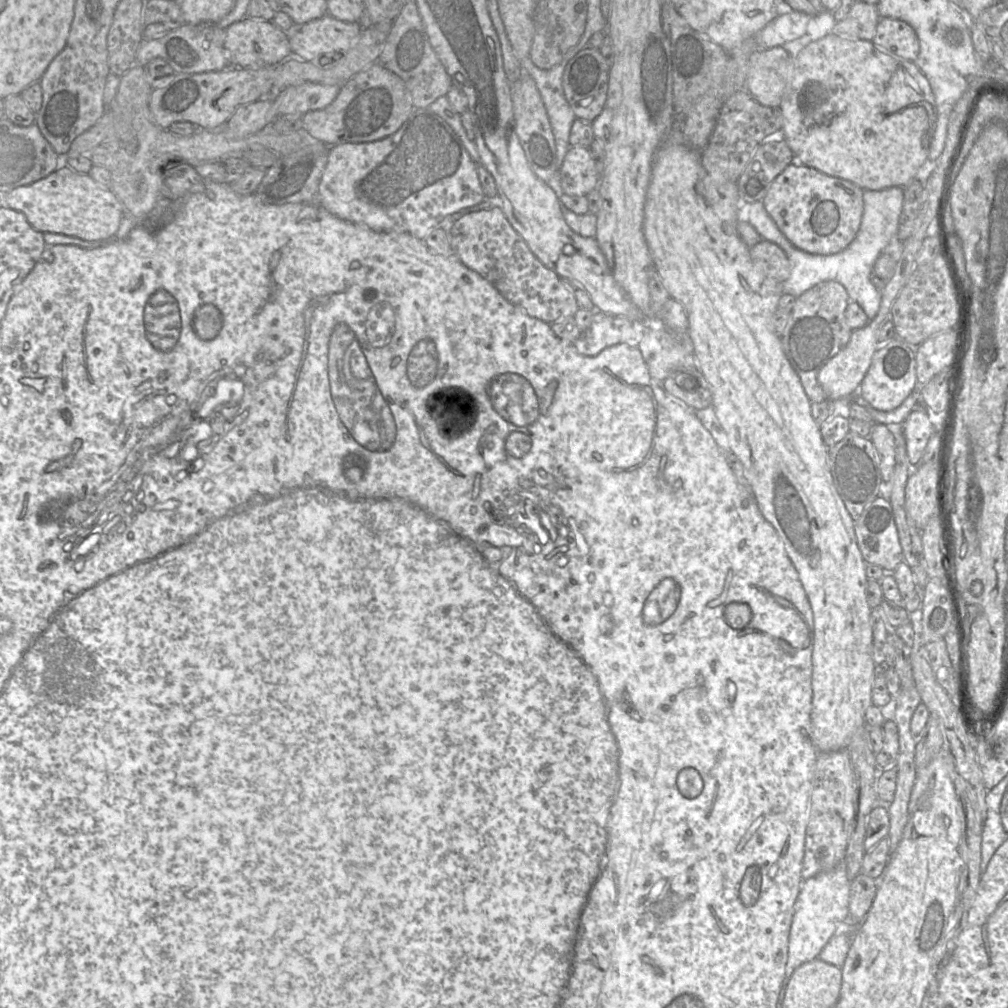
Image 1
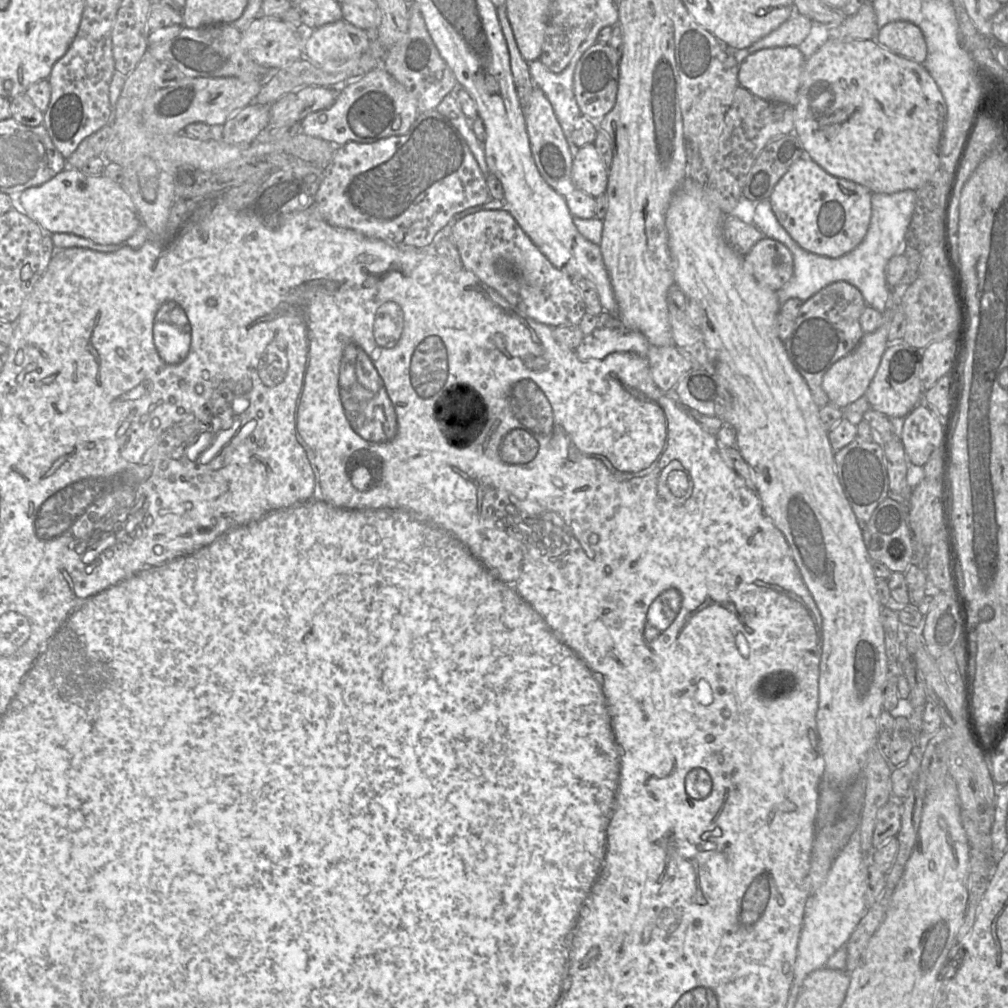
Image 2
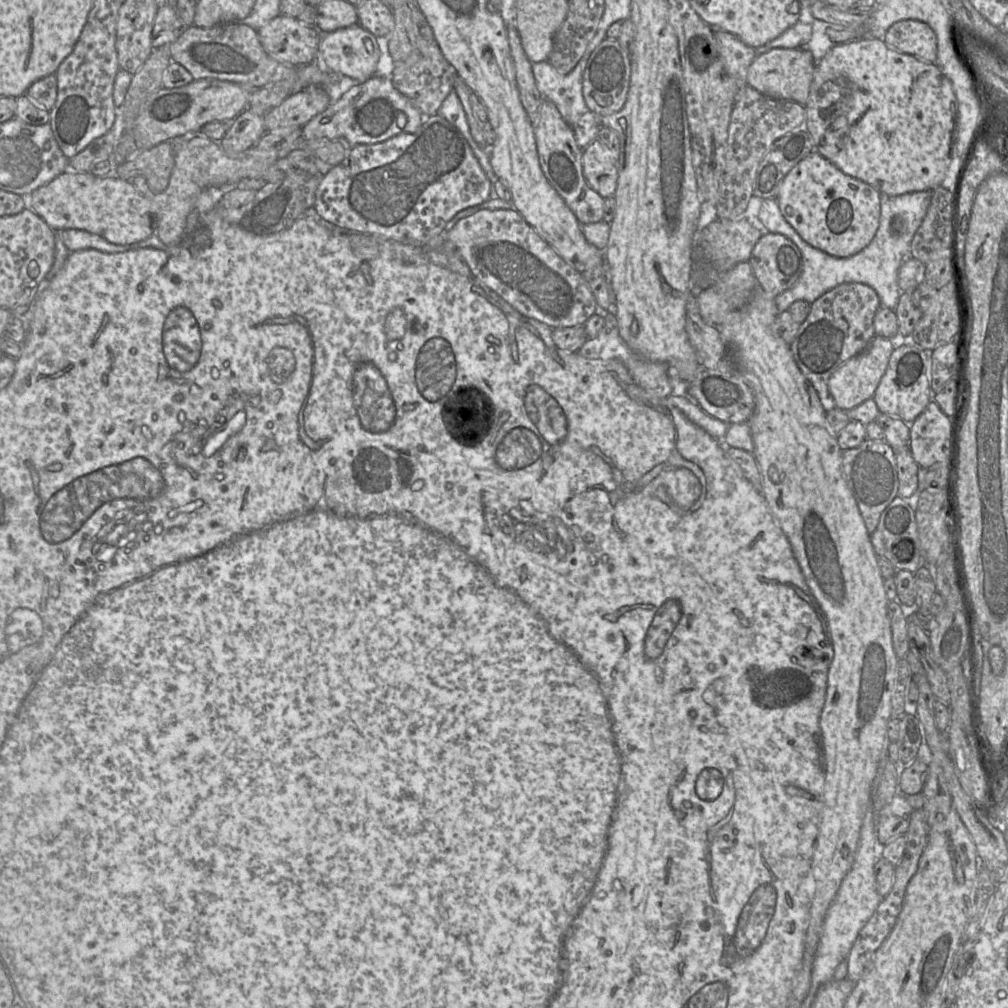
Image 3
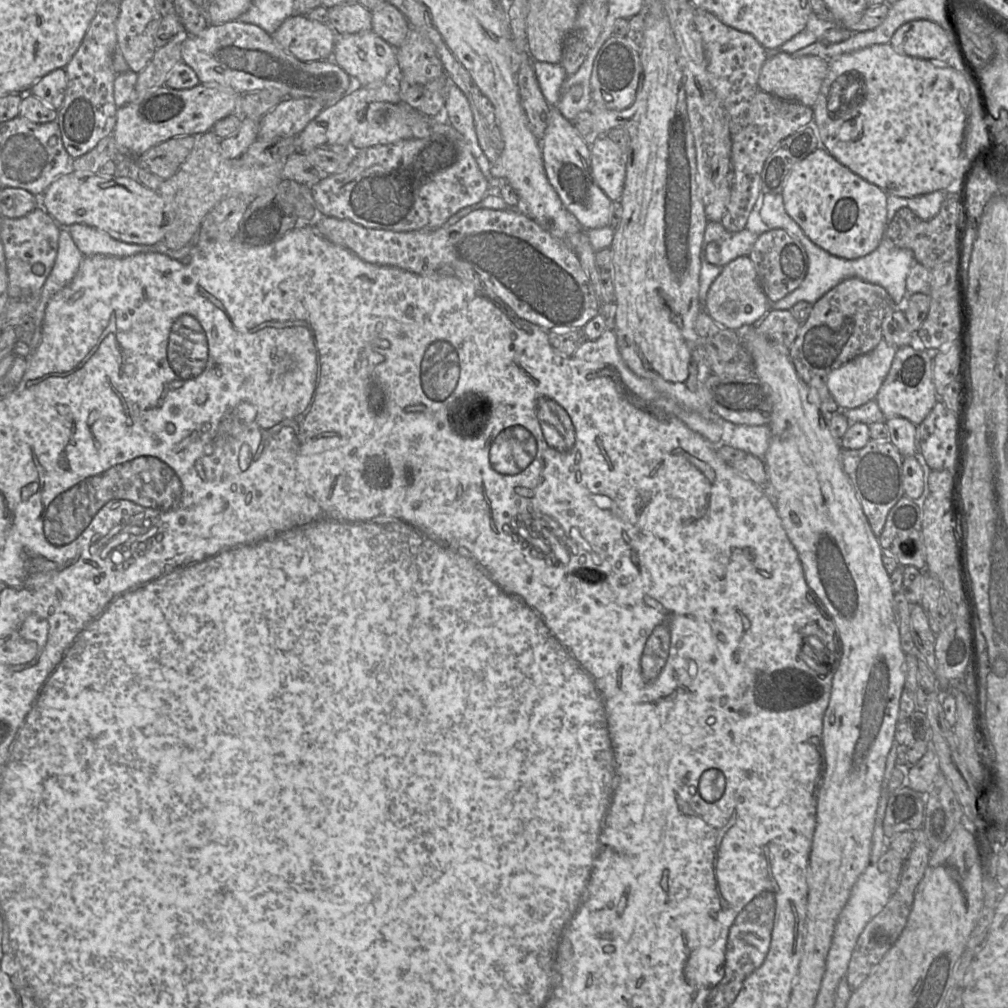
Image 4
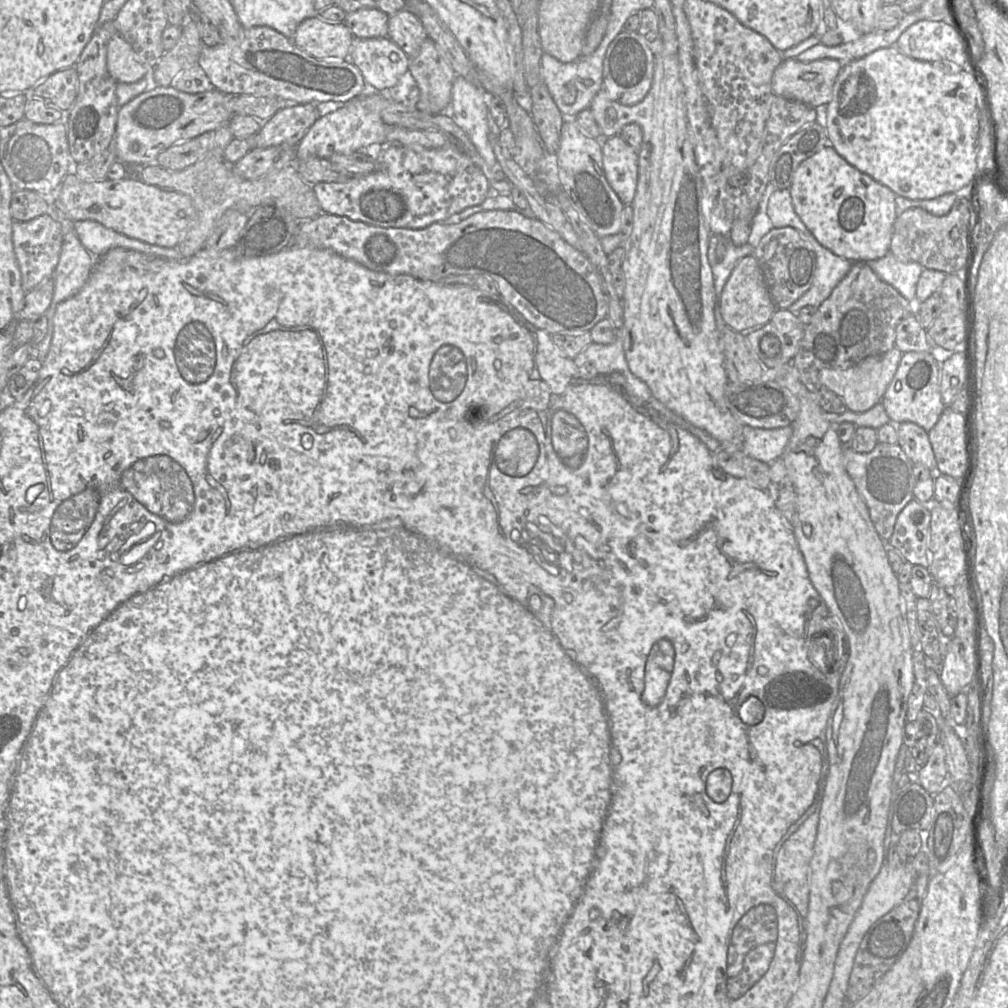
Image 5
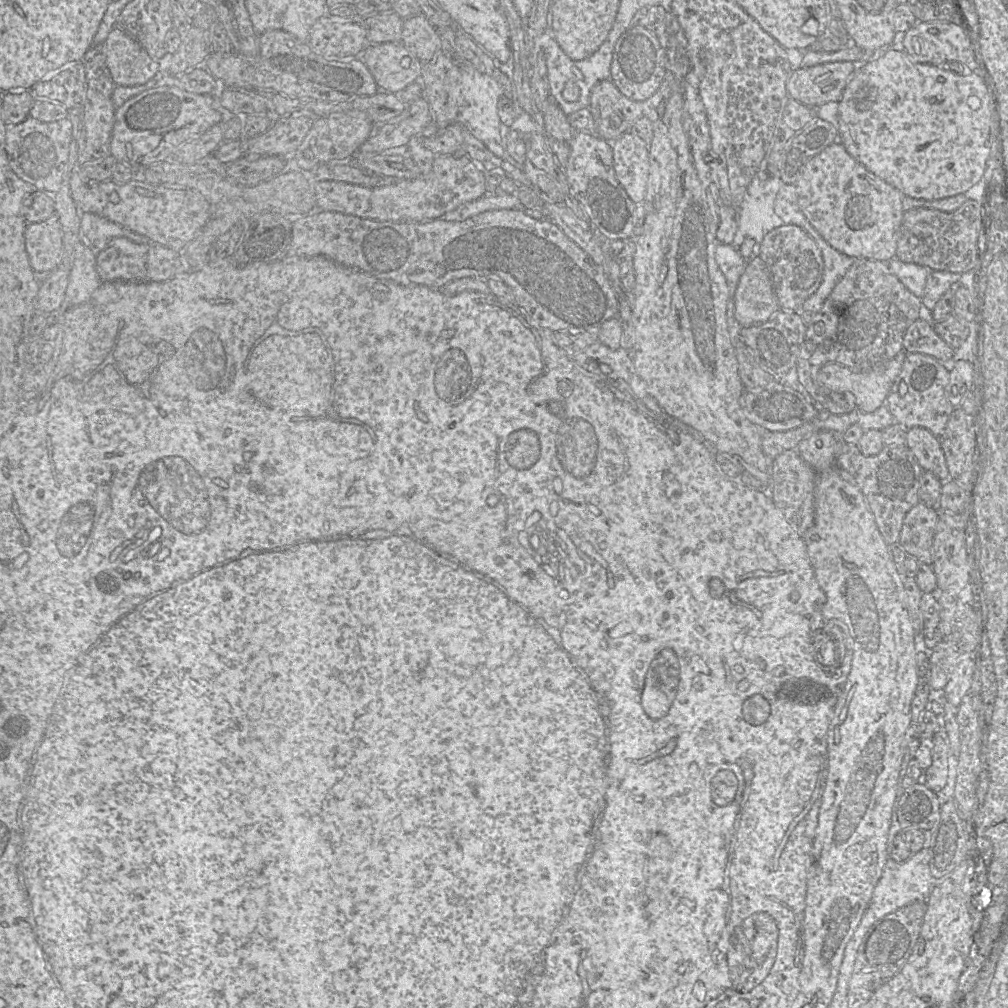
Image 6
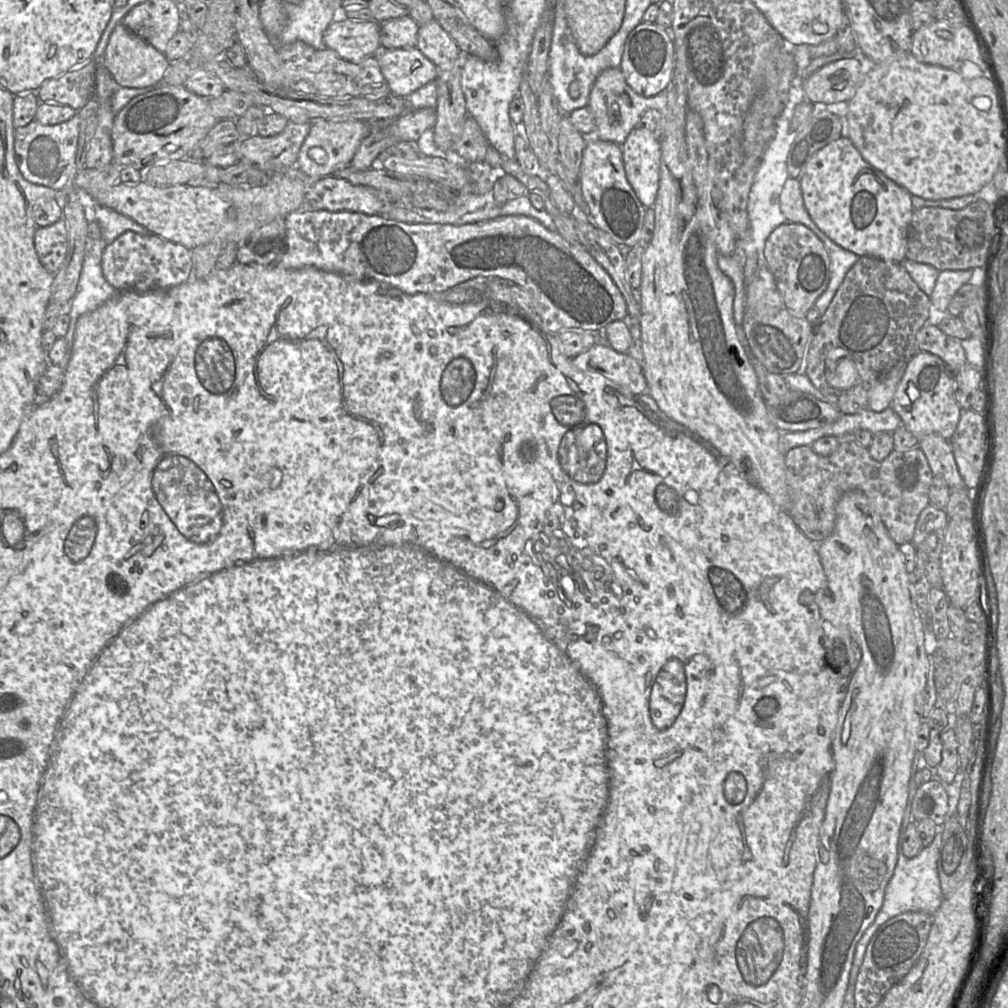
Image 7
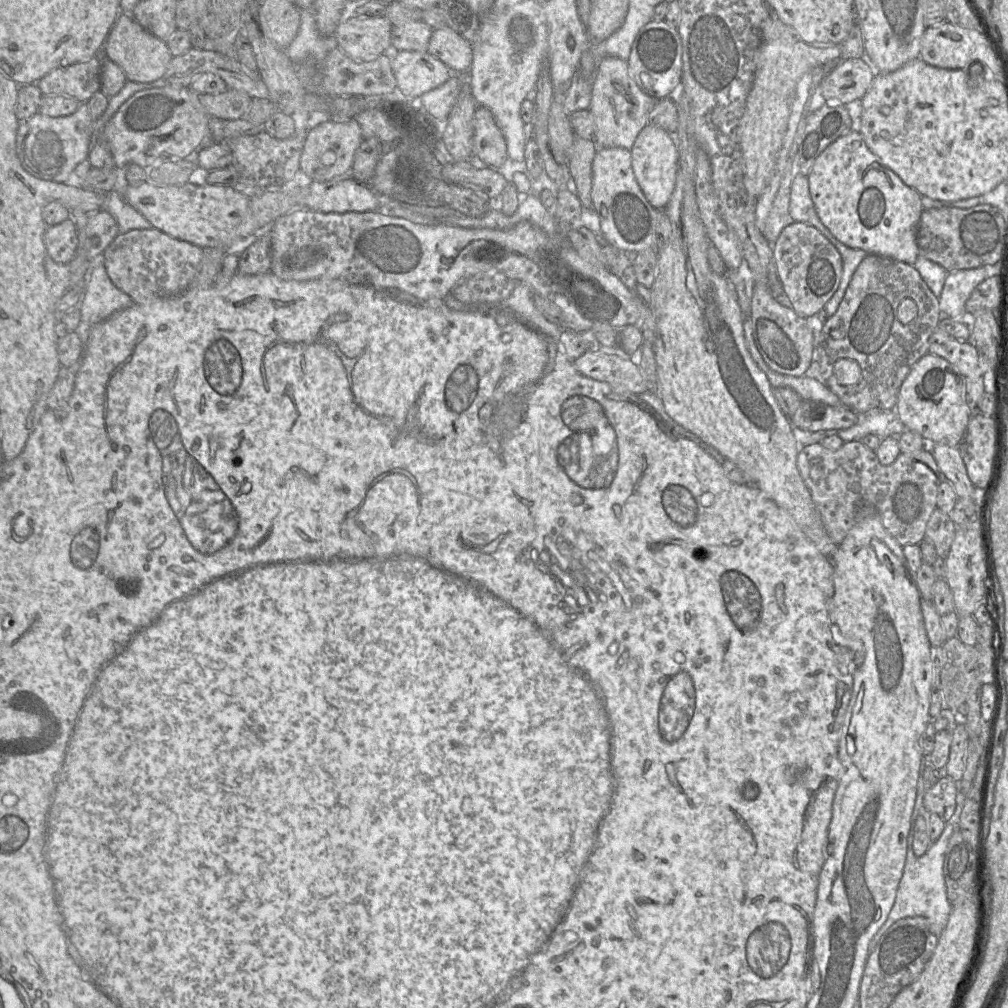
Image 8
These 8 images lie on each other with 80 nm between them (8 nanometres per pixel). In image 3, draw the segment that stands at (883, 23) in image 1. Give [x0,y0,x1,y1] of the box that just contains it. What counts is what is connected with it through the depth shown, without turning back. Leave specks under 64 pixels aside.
[883,20,937,63]

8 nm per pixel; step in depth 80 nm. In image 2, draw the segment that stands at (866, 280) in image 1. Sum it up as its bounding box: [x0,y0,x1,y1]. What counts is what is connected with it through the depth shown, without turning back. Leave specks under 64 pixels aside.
[752,190,915,313]

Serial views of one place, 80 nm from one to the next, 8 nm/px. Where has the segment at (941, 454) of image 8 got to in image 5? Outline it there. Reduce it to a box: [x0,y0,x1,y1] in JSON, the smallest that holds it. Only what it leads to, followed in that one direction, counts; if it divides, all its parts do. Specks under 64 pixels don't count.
[896,422,937,471]

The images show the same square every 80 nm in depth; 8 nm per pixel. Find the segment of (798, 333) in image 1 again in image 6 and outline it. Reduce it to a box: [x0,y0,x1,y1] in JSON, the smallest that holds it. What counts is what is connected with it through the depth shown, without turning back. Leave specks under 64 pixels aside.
[796,259,932,414]

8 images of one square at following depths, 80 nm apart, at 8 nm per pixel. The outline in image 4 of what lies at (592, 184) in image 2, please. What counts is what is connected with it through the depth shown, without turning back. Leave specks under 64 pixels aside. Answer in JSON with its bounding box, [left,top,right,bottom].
[591,136,627,201]

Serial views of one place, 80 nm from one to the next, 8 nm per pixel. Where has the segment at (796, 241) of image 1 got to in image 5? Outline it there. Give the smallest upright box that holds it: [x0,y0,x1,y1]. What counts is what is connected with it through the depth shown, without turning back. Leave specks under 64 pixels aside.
[789,144,896,263]

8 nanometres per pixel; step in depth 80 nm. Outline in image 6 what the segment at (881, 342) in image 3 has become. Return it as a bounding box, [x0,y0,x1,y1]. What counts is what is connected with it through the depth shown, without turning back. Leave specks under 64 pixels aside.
[818,352,906,412]

